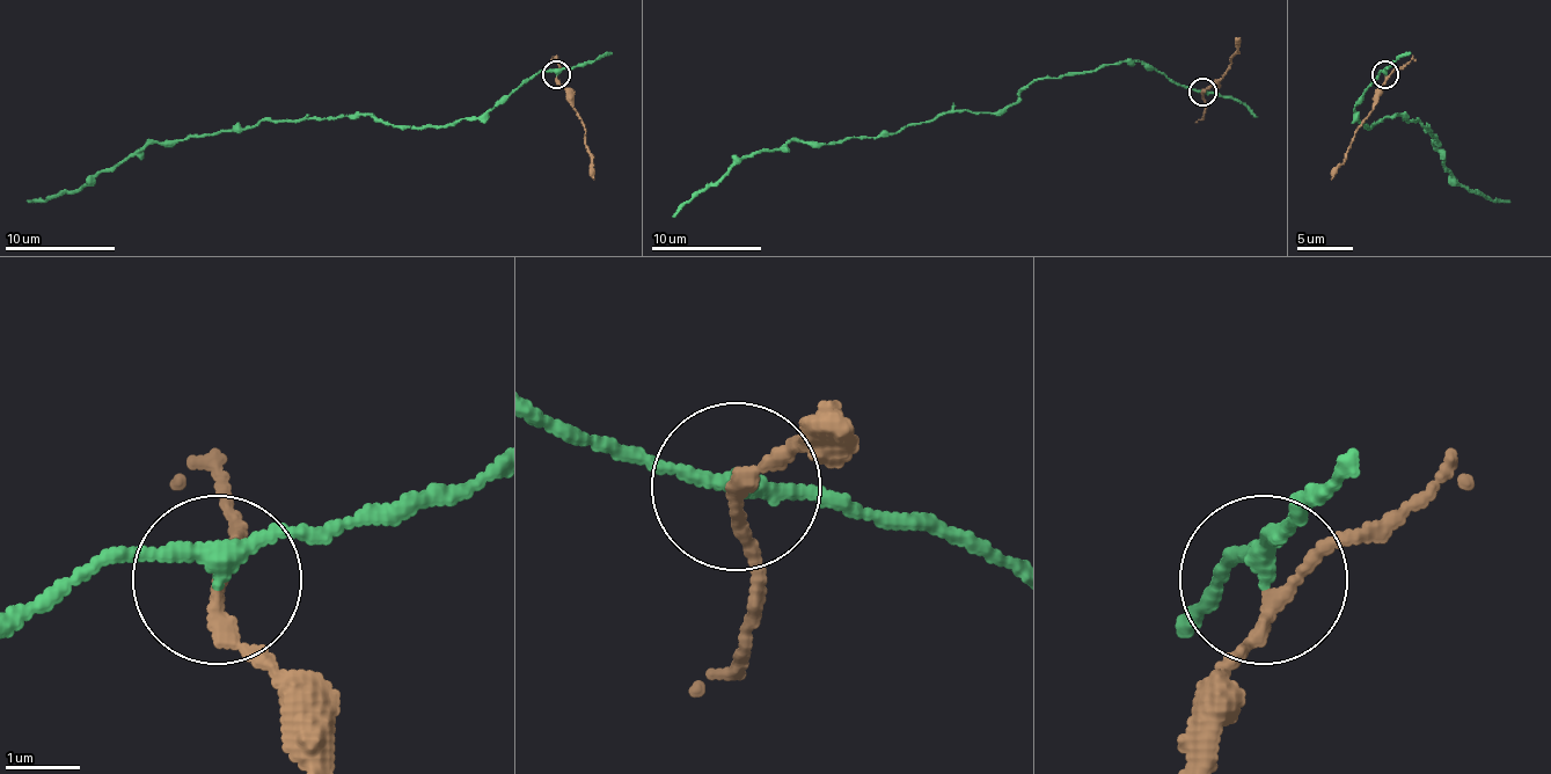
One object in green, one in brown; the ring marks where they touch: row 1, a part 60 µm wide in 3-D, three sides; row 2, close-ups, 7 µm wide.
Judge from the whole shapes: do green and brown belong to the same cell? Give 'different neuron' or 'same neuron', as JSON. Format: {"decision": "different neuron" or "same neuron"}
{"decision": "different neuron"}

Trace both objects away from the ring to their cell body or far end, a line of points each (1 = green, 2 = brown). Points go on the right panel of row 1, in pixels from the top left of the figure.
1: (1385, 74), (1377, 74), (1355, 115), (1366, 126), (1394, 115), (1419, 121), (1461, 184), (1493, 201), (1511, 201)
2: (1385, 77), (1372, 112), (1355, 132), (1347, 157), (1330, 179)

